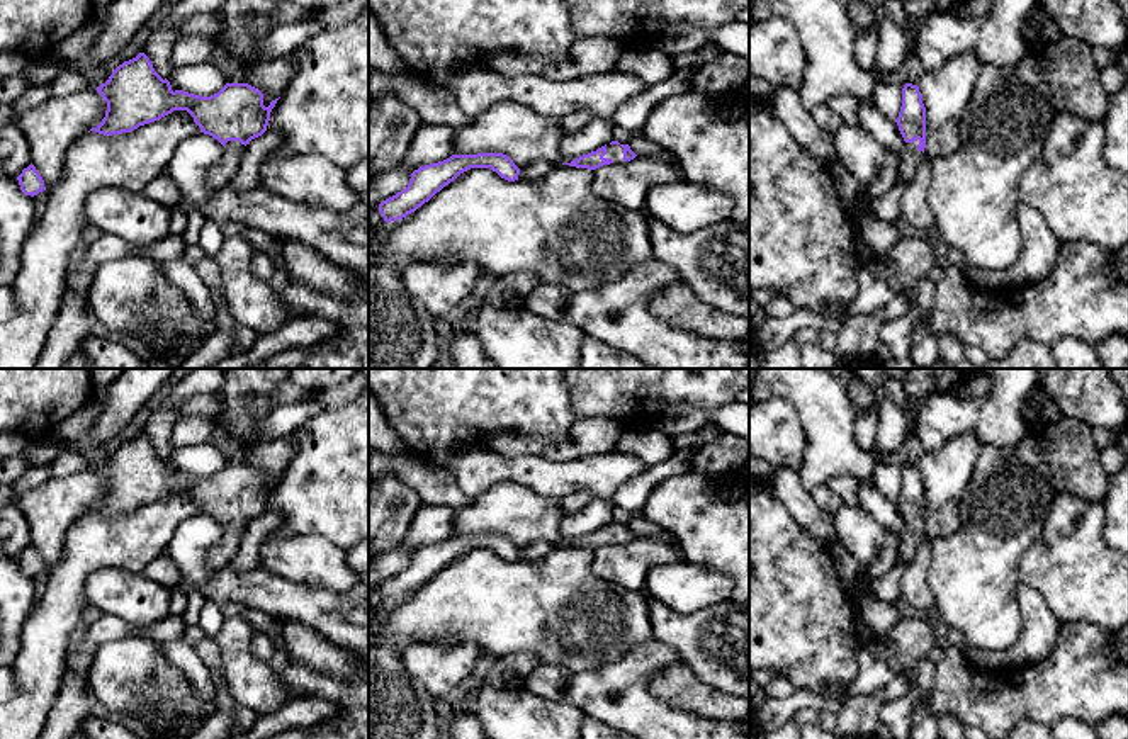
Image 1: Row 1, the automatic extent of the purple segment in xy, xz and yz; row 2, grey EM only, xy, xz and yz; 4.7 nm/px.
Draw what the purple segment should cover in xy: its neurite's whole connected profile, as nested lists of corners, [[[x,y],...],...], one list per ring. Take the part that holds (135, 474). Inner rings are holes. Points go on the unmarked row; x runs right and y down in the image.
[[[139,433],[119,445],[109,460],[95,469],[107,482],[105,498],[95,511],[104,516],[131,513],[139,506],[160,501],[173,491],[187,491],[200,513],[224,527],[224,535],[206,557],[211,571],[223,569],[234,557],[245,528],[267,511],[277,481],[263,486],[263,474],[248,464],[226,464],[211,477],[172,471]]]

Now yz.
[[[904,465],[902,488],[895,503],[905,522],[905,532],[900,537],[897,559],[909,566],[924,539],[926,528],[926,488],[917,465]]]

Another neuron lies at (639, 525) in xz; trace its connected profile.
[[[639,513],[634,516],[634,520],[629,523],[629,527],[639,537],[656,537],[656,539],[668,540],[673,545],[680,545],[673,533],[659,528],[657,525],[651,523]]]

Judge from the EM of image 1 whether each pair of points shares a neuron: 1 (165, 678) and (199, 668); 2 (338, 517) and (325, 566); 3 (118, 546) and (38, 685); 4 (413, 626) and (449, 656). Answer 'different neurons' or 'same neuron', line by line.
1: different neurons
2: different neurons
3: same neuron
4: different neurons

